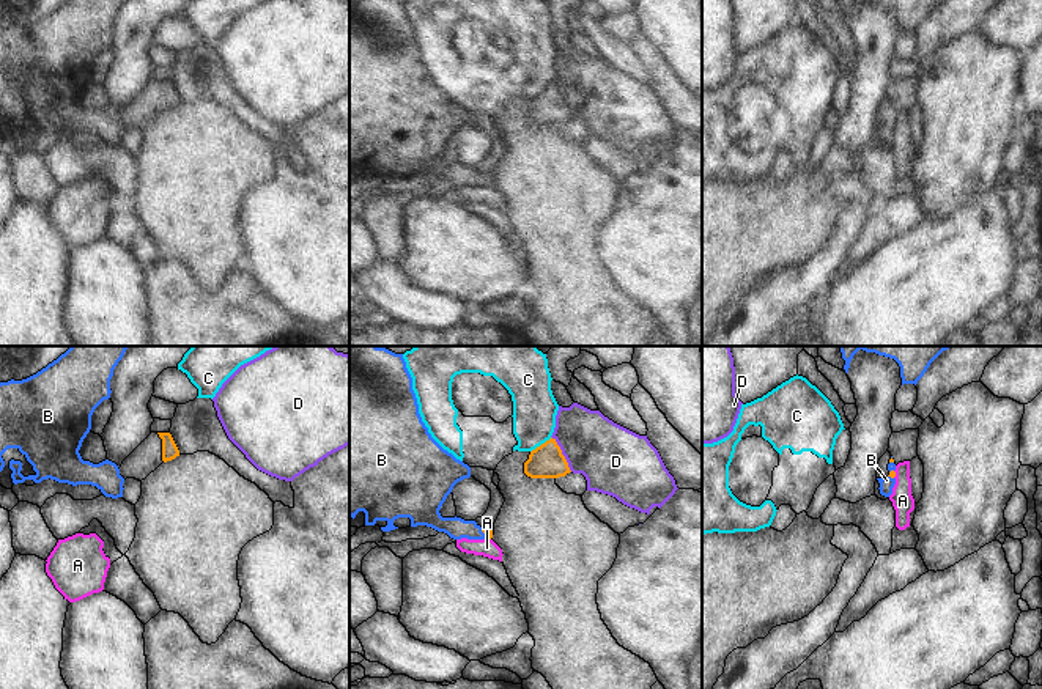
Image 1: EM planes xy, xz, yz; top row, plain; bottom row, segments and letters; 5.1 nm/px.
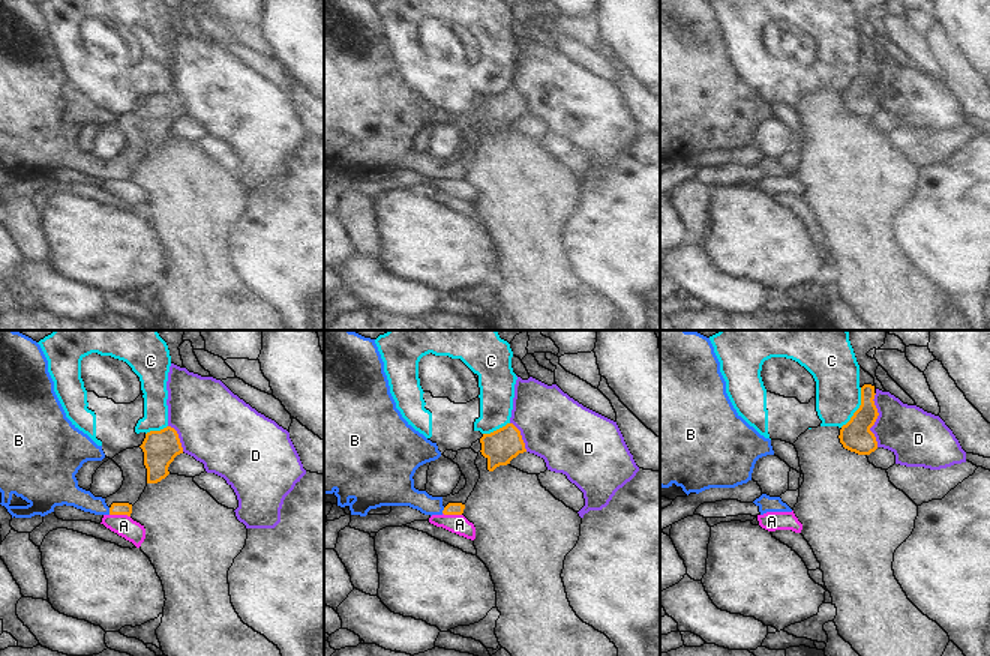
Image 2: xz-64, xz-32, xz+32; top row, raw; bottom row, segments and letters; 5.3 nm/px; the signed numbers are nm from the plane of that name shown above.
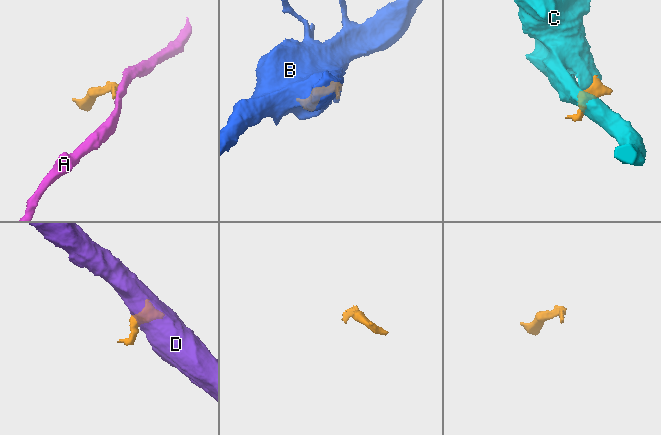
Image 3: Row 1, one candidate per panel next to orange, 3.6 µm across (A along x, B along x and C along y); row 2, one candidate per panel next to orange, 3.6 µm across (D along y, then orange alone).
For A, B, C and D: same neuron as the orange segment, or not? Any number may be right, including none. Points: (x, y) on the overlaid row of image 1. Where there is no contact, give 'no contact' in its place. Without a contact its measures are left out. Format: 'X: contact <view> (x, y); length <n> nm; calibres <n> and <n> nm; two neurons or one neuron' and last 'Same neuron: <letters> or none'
A: contact yz (894, 474); length 40 nm; calibres 30 and 110 nm; two neurons
B: contact xz (482, 530); length 60 nm; calibres 50 and 110 nm; one neuron
C: contact xz (542, 444); length 130 nm; calibres 180 and 220 nm; two neurons
D: contact xz (561, 453); length 220 nm; calibres 180 and 320 nm; two neurons
Same neuron: B

